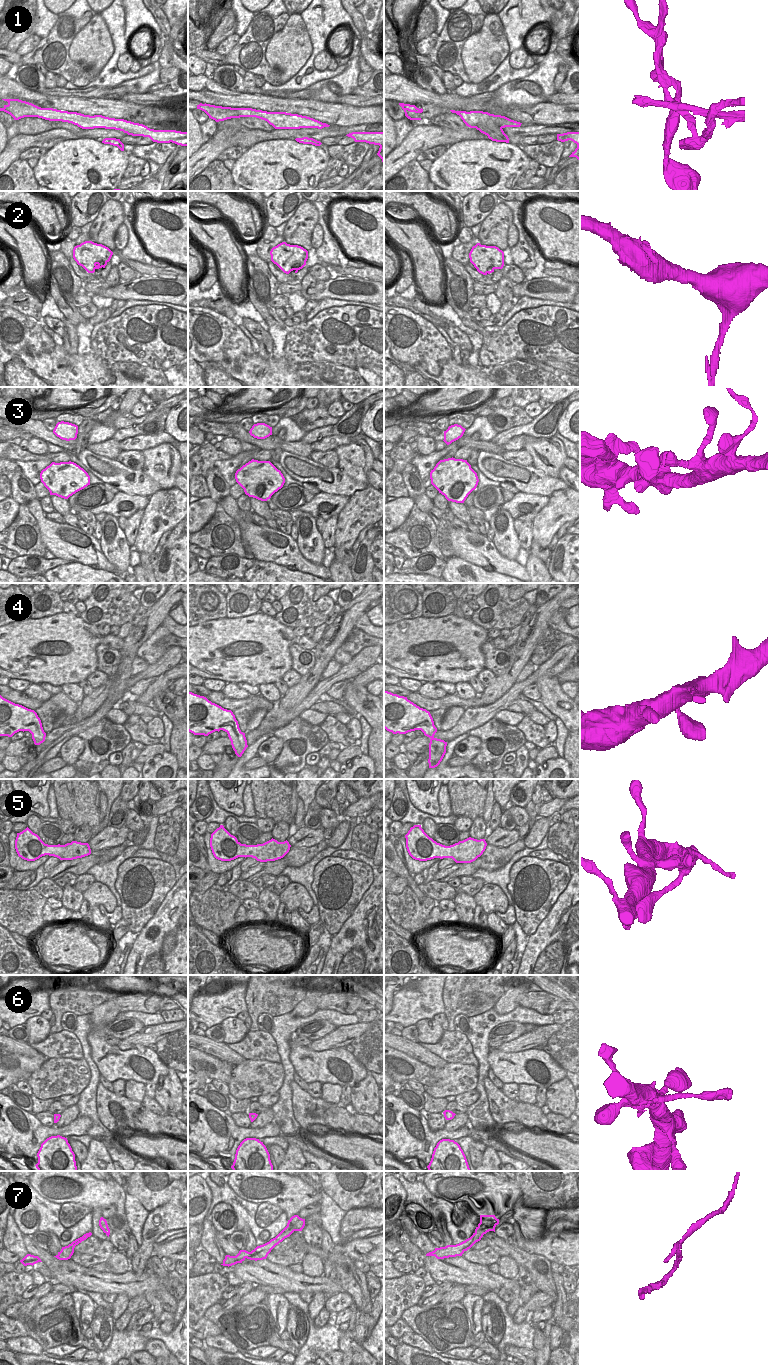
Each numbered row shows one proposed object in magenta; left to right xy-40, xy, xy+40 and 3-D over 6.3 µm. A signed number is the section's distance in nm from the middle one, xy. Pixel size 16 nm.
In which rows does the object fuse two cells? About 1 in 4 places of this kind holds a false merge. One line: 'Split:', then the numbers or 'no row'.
Split: 1, 7

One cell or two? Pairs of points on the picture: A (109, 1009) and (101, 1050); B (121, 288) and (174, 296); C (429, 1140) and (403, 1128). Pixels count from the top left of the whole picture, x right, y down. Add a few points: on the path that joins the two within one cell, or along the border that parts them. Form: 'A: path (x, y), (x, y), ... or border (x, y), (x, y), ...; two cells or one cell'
A: path (100, 1019), (99, 1040); one cell
B: path (134, 290), (161, 290); one cell
C: path (423, 1144), (419, 1144), (410, 1135); one cell

